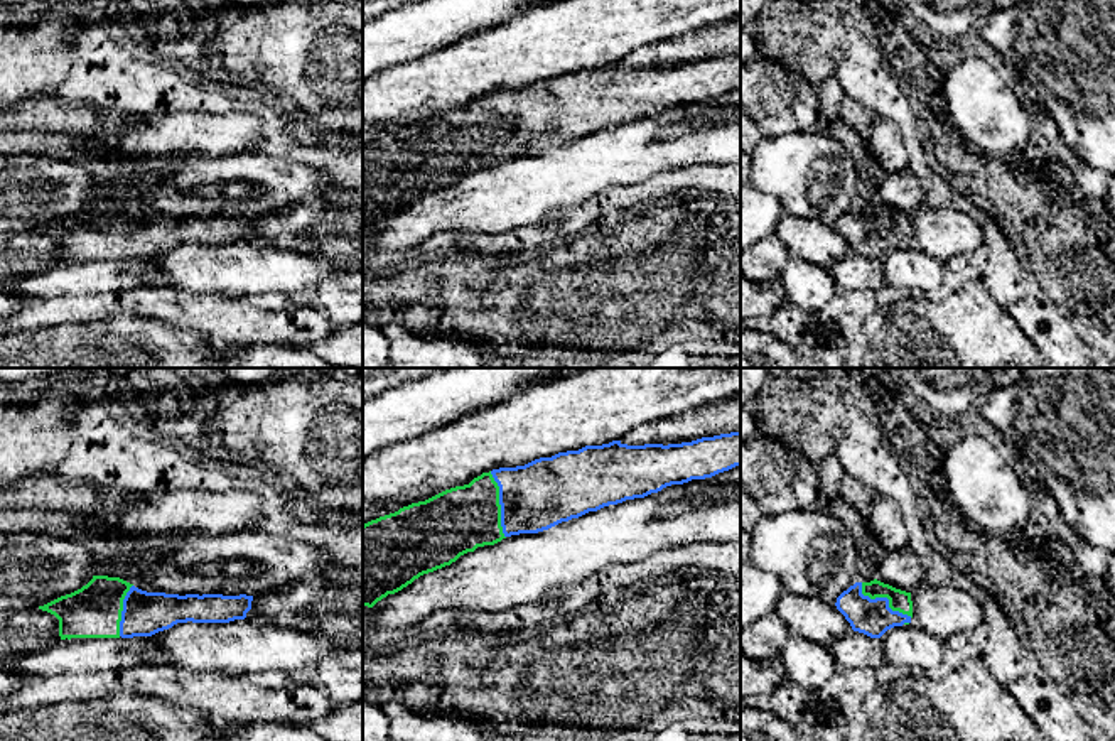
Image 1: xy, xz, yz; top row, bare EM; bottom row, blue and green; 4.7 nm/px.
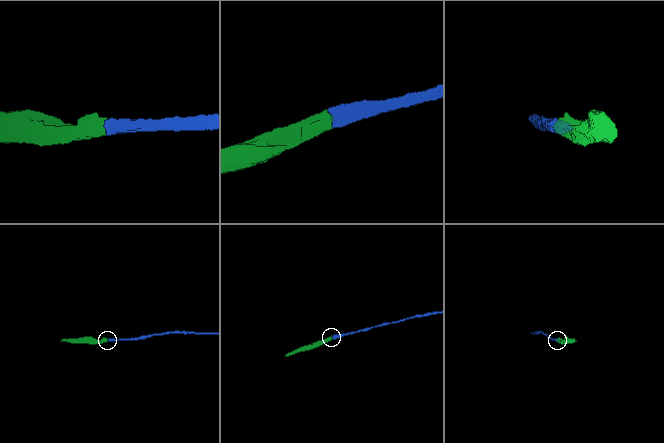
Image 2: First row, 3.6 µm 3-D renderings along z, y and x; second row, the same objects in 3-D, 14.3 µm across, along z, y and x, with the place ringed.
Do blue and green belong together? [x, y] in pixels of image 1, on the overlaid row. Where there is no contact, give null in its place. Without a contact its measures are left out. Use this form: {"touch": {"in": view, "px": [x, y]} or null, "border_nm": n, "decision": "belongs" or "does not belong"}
{"touch": {"in": "yz", "px": [884, 598]}, "border_nm": 300, "decision": "belongs"}

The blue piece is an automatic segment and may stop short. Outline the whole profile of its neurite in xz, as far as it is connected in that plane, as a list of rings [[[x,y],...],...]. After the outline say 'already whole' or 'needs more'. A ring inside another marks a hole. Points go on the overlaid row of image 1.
[[[741,432],[668,446],[628,446],[612,441],[482,473],[469,484],[445,489],[363,525],[363,608],[373,608],[388,594],[450,565],[477,547],[494,545],[511,535],[538,533],[589,511],[644,498],[671,484],[712,478],[735,466],[741,466]]] | needs more

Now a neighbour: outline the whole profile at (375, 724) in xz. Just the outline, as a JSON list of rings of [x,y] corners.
[[[363,702],[363,741],[388,741],[388,719],[385,712]]]

